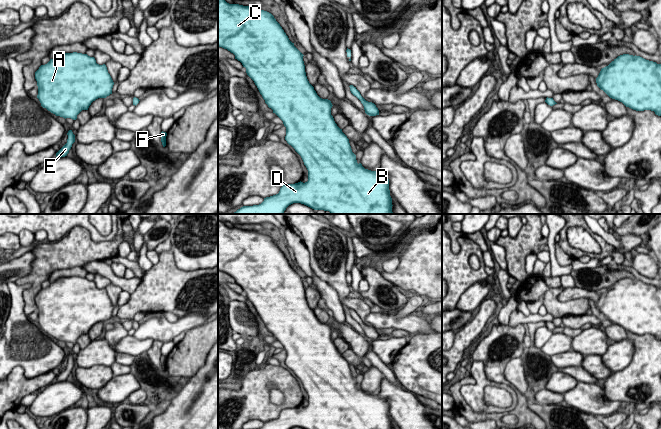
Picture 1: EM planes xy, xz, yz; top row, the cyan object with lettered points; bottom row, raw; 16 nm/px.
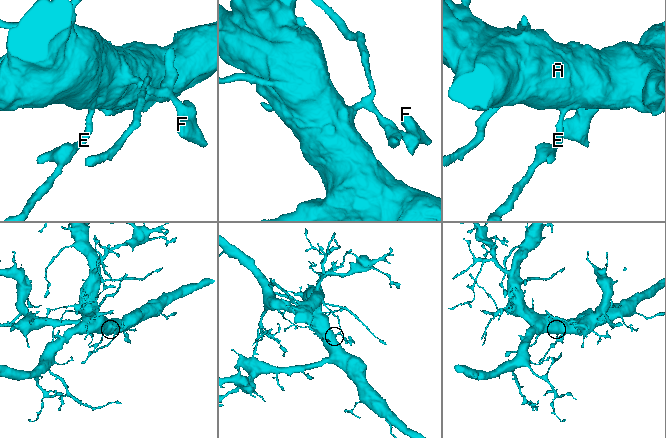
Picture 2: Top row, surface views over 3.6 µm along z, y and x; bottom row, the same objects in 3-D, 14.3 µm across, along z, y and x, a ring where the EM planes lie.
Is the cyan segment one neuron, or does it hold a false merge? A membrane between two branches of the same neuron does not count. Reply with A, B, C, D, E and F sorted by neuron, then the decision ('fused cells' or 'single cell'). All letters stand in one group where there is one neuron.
A B C D E / F | fused cells

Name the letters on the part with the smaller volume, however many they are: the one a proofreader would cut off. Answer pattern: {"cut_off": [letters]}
{"cut_off": ["F"]}

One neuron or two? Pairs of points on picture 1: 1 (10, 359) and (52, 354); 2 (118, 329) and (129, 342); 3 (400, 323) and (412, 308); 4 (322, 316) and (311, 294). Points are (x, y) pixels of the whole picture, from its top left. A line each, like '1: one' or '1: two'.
1: one
2: two
3: two
4: one

